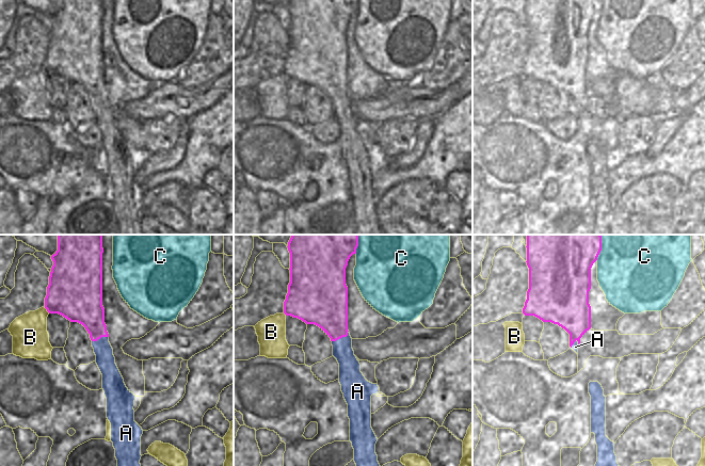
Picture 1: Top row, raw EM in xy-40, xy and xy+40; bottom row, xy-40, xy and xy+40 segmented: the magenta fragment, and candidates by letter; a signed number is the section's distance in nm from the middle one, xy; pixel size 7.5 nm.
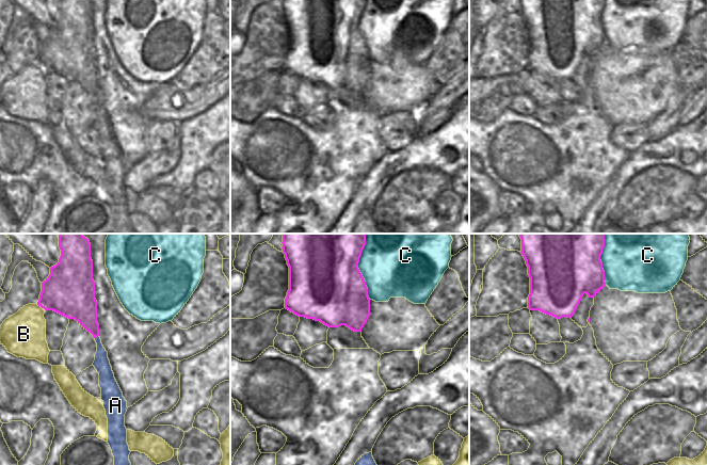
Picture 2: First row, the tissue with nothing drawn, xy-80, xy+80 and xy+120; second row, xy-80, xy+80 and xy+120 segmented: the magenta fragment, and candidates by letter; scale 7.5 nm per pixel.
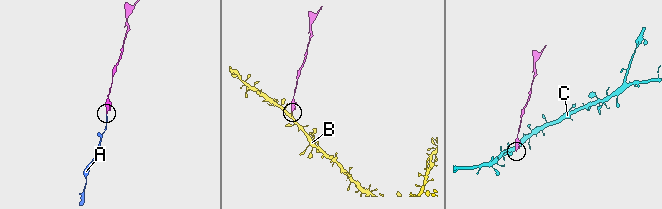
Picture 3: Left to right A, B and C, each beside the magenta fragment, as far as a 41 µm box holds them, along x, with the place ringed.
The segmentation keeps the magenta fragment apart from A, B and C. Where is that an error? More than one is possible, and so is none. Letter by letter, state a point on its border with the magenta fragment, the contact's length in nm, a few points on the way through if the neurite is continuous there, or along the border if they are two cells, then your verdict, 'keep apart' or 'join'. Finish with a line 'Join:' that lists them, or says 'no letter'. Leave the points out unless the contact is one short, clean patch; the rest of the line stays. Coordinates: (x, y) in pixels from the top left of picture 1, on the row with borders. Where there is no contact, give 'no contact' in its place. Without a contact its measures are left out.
A: xy (341, 337) | 150 nm | across xy (327, 307), (341, 337), (341, 349), (349, 366) | join
B: xy-40 (47, 310) | 60 nm | along xy-40 (44, 307), (49, 312) | keep apart
C: xy+40 (601, 247) | 200 nm | keep apart
Join: A

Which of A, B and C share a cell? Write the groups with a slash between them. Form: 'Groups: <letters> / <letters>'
Groups: A / B / C

